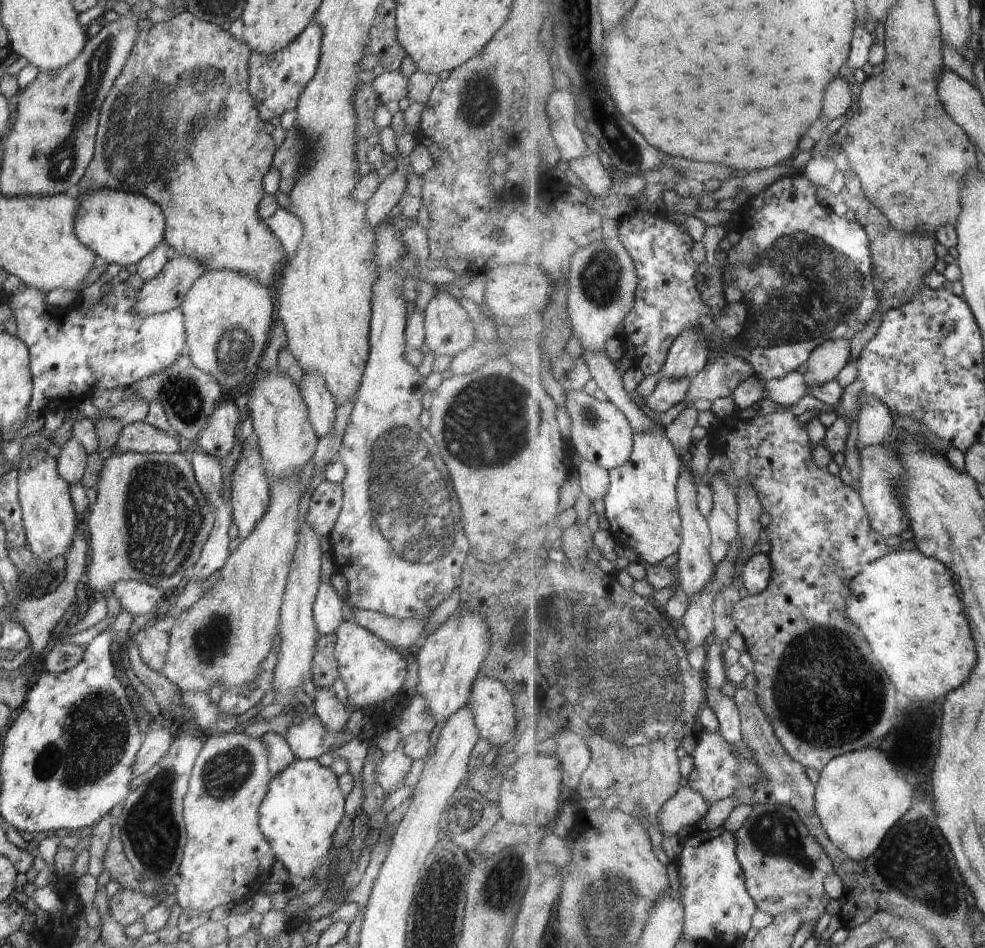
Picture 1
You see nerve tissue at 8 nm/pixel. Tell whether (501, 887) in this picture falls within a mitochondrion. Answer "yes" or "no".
yes

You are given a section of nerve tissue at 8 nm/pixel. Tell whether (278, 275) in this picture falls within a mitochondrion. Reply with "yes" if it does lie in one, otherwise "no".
no

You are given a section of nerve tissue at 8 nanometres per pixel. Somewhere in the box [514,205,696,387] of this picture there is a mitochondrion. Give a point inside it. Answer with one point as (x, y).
(601, 278)

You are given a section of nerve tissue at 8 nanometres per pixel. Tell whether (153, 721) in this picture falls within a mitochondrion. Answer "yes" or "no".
no

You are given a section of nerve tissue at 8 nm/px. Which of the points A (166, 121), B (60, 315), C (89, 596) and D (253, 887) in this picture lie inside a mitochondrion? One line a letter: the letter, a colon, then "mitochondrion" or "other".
A: mitochondrion
B: other
C: other
D: other

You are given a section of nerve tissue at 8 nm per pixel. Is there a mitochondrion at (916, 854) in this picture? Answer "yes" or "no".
yes

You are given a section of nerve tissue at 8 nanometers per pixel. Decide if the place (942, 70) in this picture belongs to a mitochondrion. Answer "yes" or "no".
no

